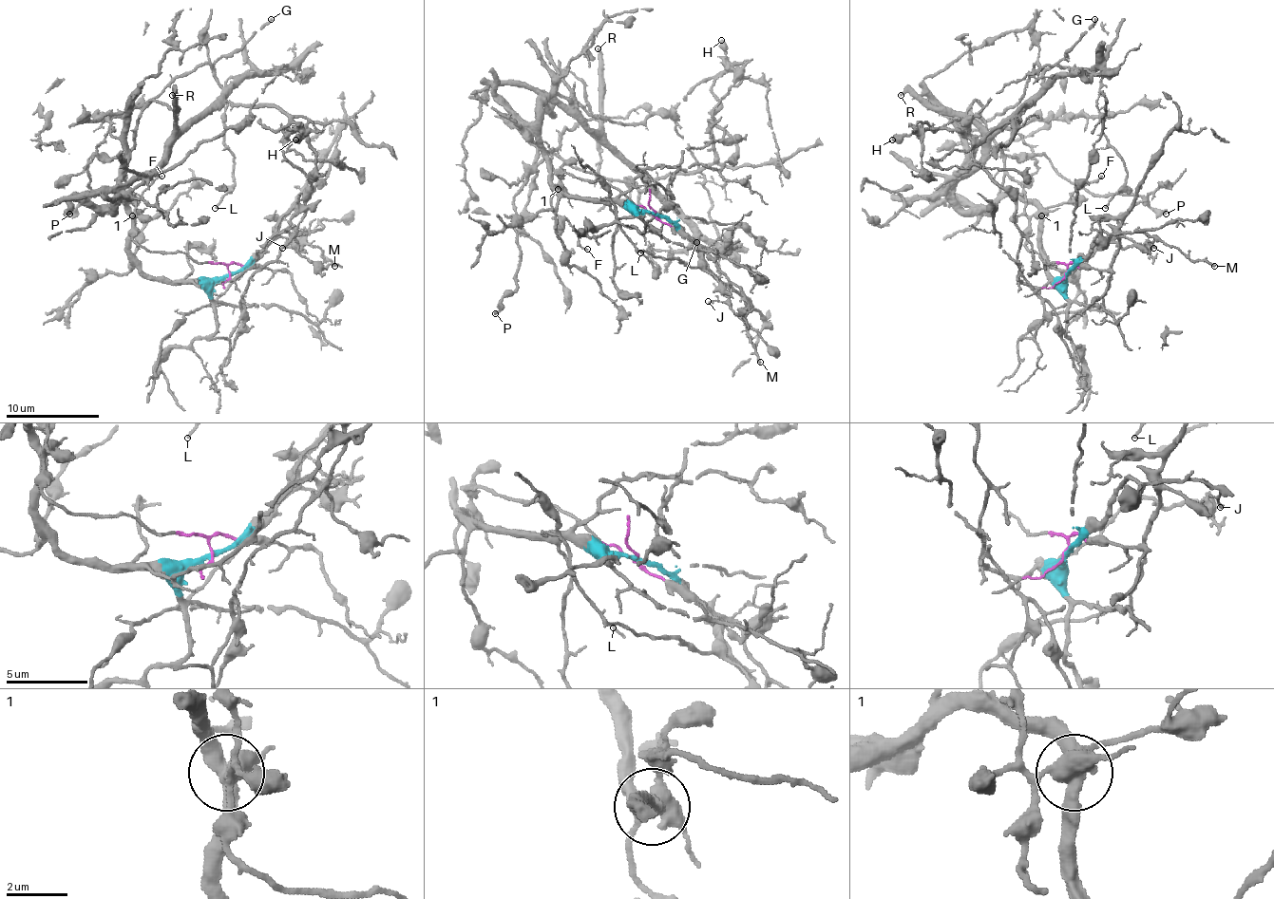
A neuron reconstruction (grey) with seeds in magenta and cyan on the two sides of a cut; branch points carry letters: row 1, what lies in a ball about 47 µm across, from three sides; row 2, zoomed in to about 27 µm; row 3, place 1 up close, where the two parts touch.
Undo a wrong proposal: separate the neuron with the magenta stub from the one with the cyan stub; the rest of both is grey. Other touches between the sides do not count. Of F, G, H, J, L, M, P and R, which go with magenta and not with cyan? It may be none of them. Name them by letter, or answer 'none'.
G, H, L, P, R

